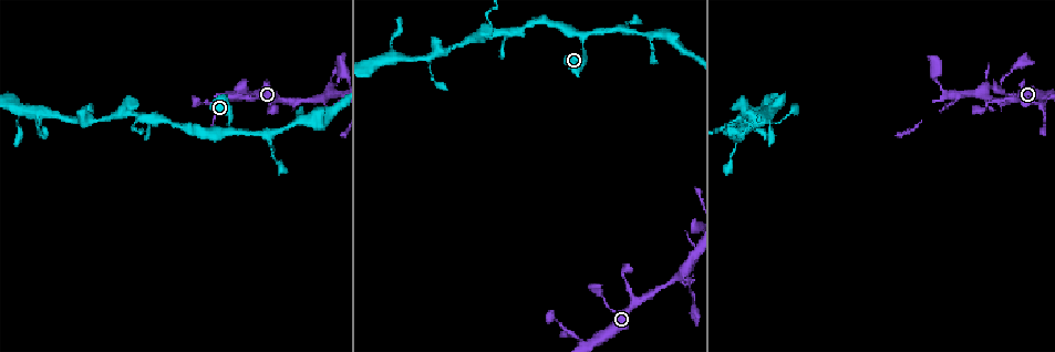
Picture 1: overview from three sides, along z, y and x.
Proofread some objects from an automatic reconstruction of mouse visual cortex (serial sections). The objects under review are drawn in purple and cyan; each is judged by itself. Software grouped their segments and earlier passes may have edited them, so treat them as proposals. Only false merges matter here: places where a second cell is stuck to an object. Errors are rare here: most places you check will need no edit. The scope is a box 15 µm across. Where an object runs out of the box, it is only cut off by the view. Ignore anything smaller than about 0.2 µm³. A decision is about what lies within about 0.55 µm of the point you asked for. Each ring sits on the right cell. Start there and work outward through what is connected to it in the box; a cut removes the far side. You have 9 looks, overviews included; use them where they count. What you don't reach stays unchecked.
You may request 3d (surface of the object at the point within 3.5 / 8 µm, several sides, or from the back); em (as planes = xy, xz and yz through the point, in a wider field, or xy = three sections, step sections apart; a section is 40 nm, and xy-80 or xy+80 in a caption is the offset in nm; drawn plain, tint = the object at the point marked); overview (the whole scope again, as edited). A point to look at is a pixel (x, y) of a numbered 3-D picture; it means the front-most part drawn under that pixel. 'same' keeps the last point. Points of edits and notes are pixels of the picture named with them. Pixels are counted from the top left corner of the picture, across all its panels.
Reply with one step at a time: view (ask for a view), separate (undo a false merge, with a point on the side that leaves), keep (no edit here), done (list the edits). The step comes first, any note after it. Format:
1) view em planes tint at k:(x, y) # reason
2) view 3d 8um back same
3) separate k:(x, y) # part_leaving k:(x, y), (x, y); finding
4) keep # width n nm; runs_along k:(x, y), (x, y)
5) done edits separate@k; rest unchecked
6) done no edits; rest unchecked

view 3d 3.5um at 1:(318, 98) # calibre changes

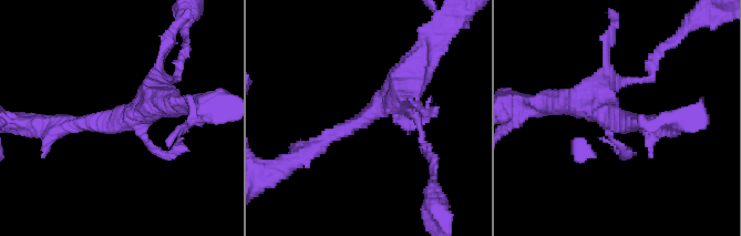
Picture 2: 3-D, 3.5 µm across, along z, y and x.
view em xy step 5 tint at 2:(125, 119) # now the EM

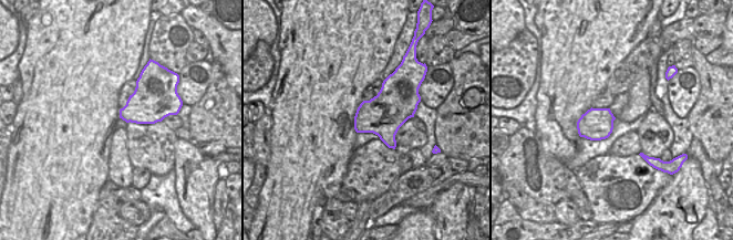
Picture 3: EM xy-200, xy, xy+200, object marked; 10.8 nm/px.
keep # runs_along 2:(310, 150), (405, 90), (415, 59); continuous, no second cell

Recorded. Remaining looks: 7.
view 3d 3.5um at 1:(583, 38) # branch point

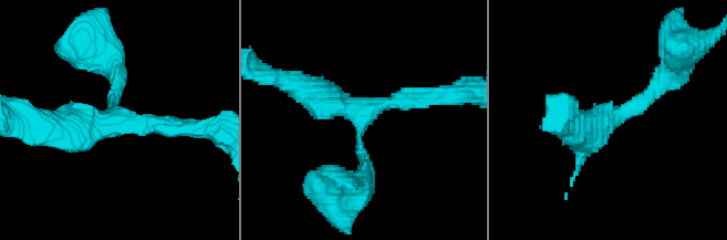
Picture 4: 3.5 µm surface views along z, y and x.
view em xy step 3 tint at 4:(359, 115) # arms 3; arm_widths 200, 200, 400 nm; shape alone is not enough

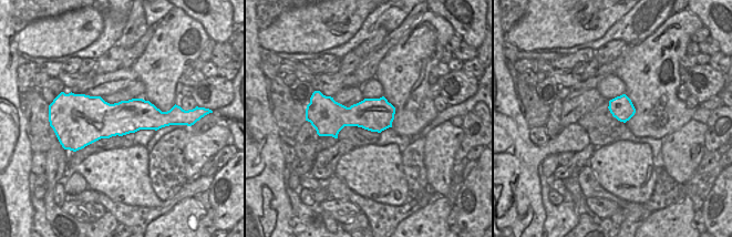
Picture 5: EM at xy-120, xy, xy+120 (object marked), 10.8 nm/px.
keep # runs_along 4:(363, 171), (360, 115), (296, 84); one cell here

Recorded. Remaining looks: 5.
view 3d 3.5um at 1:(142, 117) # thin neck

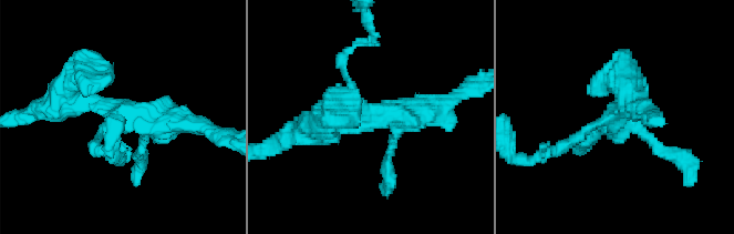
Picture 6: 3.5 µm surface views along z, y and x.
view em xy step 5 tint at 6:(616, 117)

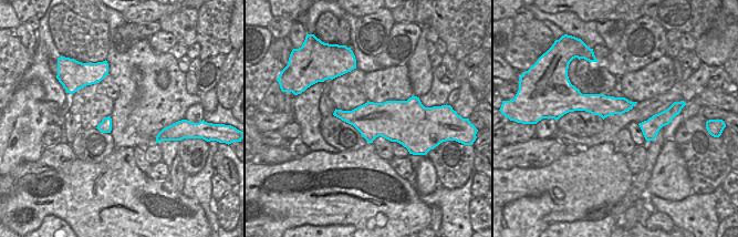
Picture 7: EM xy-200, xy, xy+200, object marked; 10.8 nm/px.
keep # runs_along 7:(630, 104), (579, 104), (574, 106); continuous, no second cell

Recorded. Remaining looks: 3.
view 3d 3.5um at 1:(286, 130) # thin neck

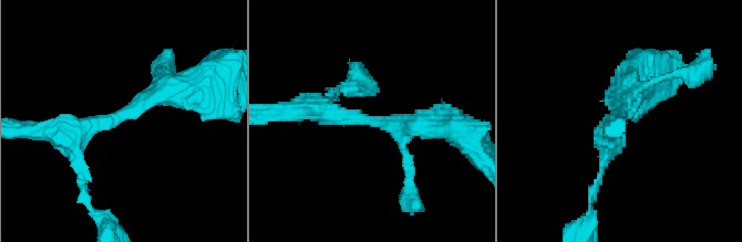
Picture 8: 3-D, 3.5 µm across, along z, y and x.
view em xy step 1 tint at 8:(622, 116)

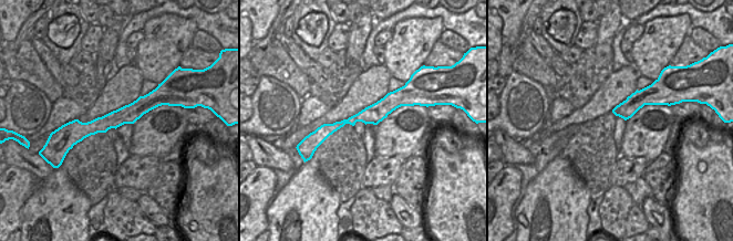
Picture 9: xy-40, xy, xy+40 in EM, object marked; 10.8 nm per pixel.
keep # runs_along 9:(408, 103), (390, 102), (319, 138); continuous, no second cell

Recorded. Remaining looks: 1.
done no edits; rest unchecked

